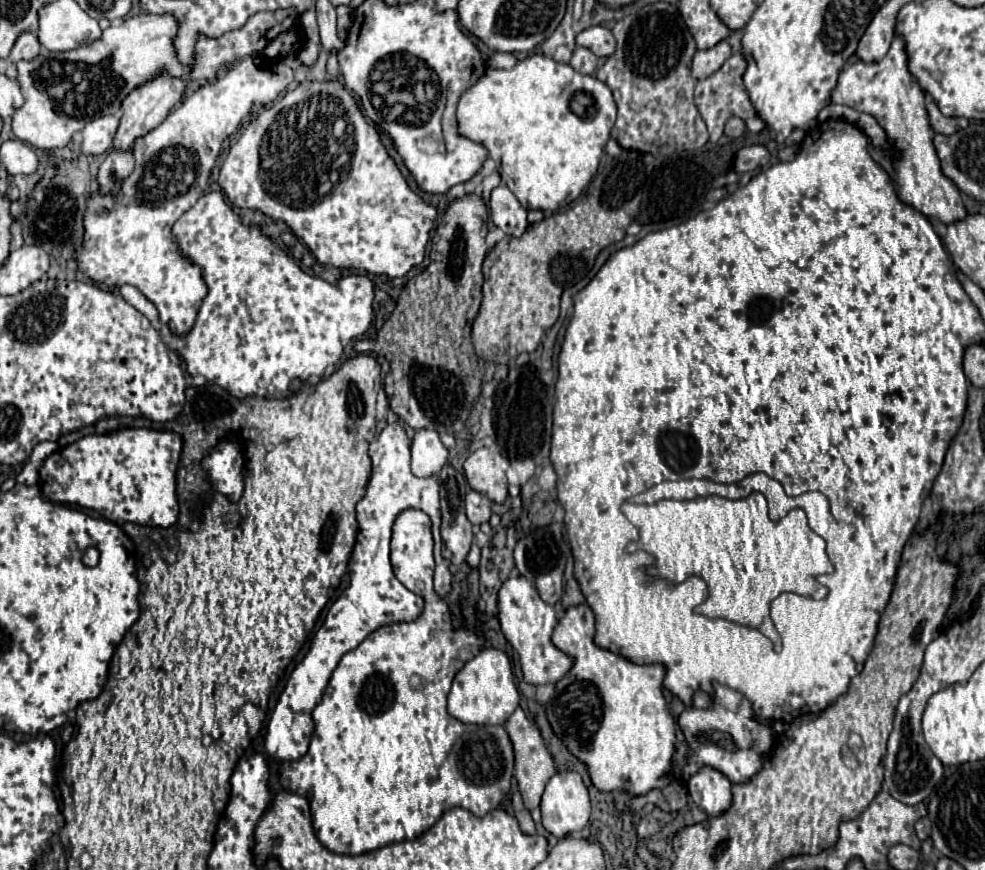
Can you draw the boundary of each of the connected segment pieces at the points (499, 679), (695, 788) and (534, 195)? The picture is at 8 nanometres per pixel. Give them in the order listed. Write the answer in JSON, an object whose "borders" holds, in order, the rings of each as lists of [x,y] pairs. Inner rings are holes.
{"borders":[[[[484,649],[472,661],[468,661],[454,677],[448,695],[448,713],[460,723],[474,725],[504,725],[504,721],[514,713],[520,703],[518,689],[514,685],[514,675],[510,659],[498,649]]],[[[710,767],[700,769],[688,781],[688,791],[694,803],[710,817],[718,817],[732,805],[732,785],[730,781]]],[[[534,53],[534,55],[518,61],[512,69],[486,69],[486,73],[460,97],[456,117],[458,117],[458,133],[462,137],[478,143],[478,145],[484,145],[488,149],[488,155],[496,161],[498,173],[506,181],[508,189],[518,197],[518,201],[522,203],[524,209],[558,211],[558,209],[570,205],[586,189],[586,185],[592,181],[592,177],[596,175],[596,169],[598,169],[604,145],[606,145],[606,141],[610,137],[610,129],[612,129],[612,125],[616,121],[616,103],[614,103],[612,91],[602,81],[598,81],[596,77],[582,75],[582,73],[574,71],[568,63],[556,63],[554,59],[550,59],[550,57],[542,55],[542,53]]]]}

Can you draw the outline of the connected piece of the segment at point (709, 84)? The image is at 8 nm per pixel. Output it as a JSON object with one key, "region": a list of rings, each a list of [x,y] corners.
{"region":[[[740,53],[732,55],[720,69],[718,73],[714,73],[712,77],[704,79],[704,81],[698,81],[696,83],[696,91],[694,91],[694,103],[698,105],[706,125],[708,125],[708,133],[710,133],[710,143],[718,143],[718,139],[722,137],[722,131],[724,131],[724,123],[730,119],[730,117],[740,117],[740,119],[748,119],[748,117],[754,117],[754,107],[750,105],[750,99],[748,99],[748,93],[742,85],[742,73],[746,69],[746,61]]]}

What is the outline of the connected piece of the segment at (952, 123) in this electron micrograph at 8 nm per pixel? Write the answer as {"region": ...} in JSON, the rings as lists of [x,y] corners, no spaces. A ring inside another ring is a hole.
{"region":[[[928,101],[926,109],[928,109],[930,125],[932,125],[932,129],[934,129],[936,133],[942,133],[942,135],[954,135],[956,131],[968,127],[968,121],[966,121],[964,117],[944,117],[934,101]]]}

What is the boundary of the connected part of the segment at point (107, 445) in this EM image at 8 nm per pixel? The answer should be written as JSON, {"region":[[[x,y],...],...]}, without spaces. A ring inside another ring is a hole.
{"region":[[[122,427],[108,435],[88,435],[48,455],[38,485],[50,501],[94,509],[116,525],[136,523],[166,529],[178,519],[176,467],[180,451],[182,437],[172,431]]]}

